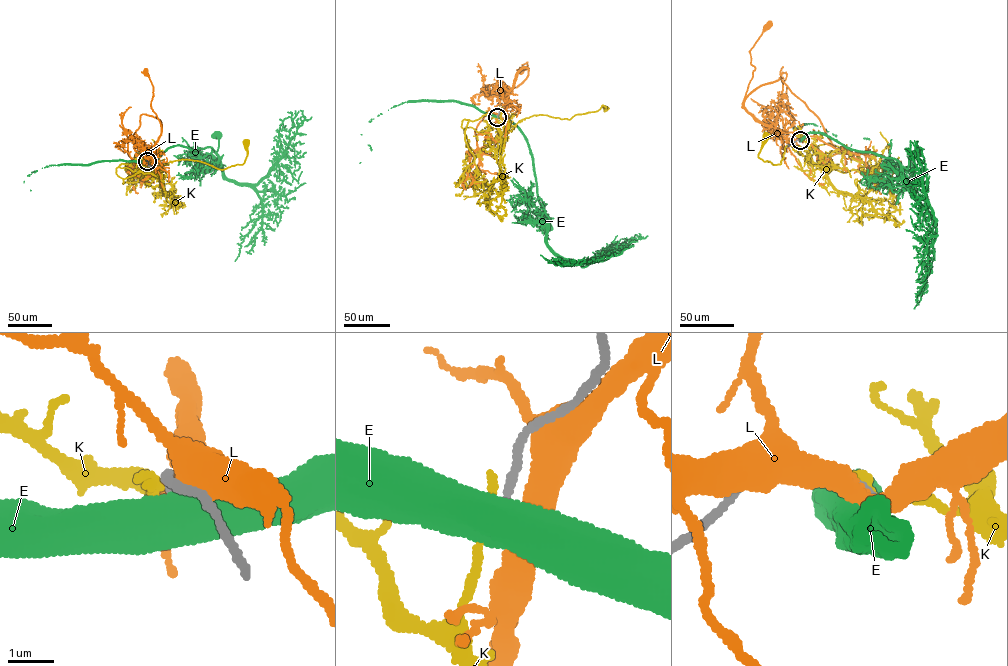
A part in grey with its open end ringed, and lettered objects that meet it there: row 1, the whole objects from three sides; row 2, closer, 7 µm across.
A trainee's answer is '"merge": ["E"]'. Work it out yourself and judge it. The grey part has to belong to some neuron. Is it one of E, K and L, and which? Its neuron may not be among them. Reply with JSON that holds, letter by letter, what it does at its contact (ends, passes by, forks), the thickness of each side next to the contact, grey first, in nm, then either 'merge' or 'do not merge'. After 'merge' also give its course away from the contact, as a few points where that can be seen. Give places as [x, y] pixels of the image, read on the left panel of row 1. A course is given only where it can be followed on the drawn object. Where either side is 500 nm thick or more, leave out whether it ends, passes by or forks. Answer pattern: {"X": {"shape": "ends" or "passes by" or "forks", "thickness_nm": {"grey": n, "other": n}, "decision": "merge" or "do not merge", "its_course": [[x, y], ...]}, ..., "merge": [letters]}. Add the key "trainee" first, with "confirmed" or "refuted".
{"trainee": "refuted", "E": {"thickness_nm": {"grey": 180, "other": 800}, "decision": "do not merge"}, "K": {"shape": "ends", "thickness_nm": {"grey": 200, "other": 300}, "decision": "do not merge"}, "L": {"shape": "passes by", "thickness_nm": {"grey": 180, "other": 480}, "decision": "do not merge"}, "merge": []}

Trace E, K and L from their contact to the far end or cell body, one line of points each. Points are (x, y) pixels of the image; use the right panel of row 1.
E: (800, 140), (810, 132), (824, 133), (848, 148), (895, 158), (907, 168), (909, 156), (916, 151)
K: (800, 140), (806, 143), (812, 161), (807, 151), (788, 145), (780, 164), (775, 165), (758, 157), (765, 135)
L: (800, 140), (782, 137), (743, 105), (755, 68), (750, 63), (750, 50), (769, 24)

